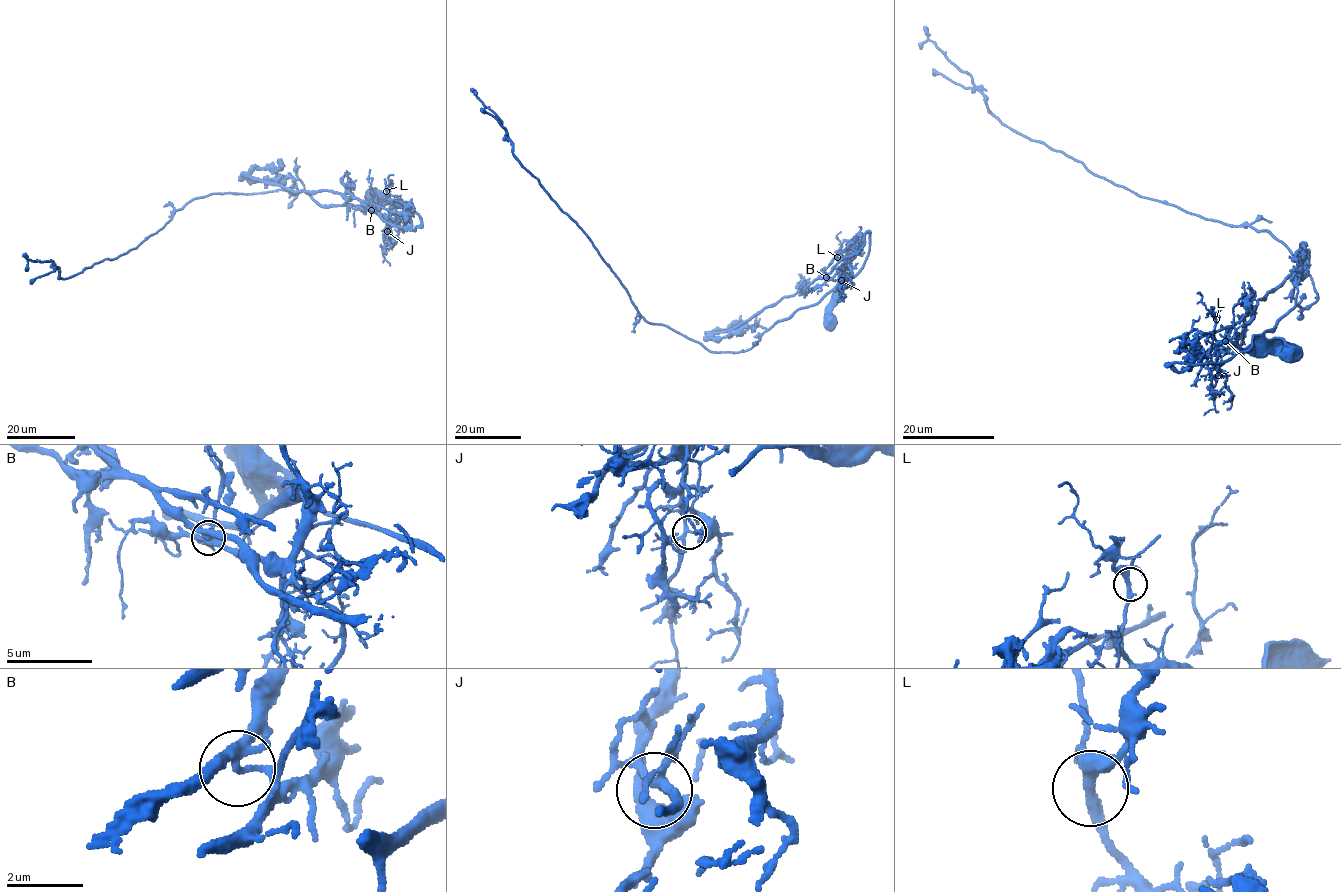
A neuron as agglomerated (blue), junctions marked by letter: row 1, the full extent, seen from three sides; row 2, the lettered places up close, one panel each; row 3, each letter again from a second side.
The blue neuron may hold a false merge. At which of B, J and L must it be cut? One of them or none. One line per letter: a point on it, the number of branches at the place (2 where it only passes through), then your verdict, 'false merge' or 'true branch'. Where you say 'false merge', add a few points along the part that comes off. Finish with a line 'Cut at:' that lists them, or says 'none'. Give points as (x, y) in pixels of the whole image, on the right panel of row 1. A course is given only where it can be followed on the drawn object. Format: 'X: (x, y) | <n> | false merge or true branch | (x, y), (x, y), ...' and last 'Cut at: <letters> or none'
B: (1225, 341) | 4 | false merge | (1226, 341), (1216, 351), (1222, 341), (1258, 344), (1318, 298), (1283, 243), (1140, 197), (1003, 126), (923, 26)
J: (1218, 375) | 4 | true branch
L: (1216, 319) | 4 | true branch
Cut at: B

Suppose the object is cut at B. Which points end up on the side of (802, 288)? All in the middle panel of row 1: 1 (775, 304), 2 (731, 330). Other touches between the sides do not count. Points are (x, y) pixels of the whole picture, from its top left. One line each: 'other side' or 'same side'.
1: same side
2: same side

